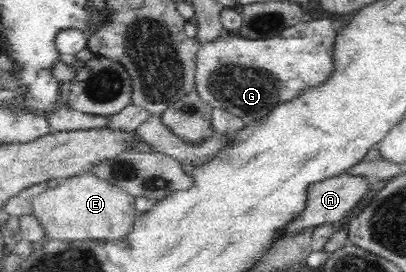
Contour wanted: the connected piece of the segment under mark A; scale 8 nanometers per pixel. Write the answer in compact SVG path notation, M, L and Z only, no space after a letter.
M343 174L309 184L306 192L307 204L304 208L305 210L295 220L291 220L291 224L285 226L280 238L293 236L293 234L299 234L303 230L315 228L326 223L345 222L345 216L369 192L371 182L372 179L365 176Z

